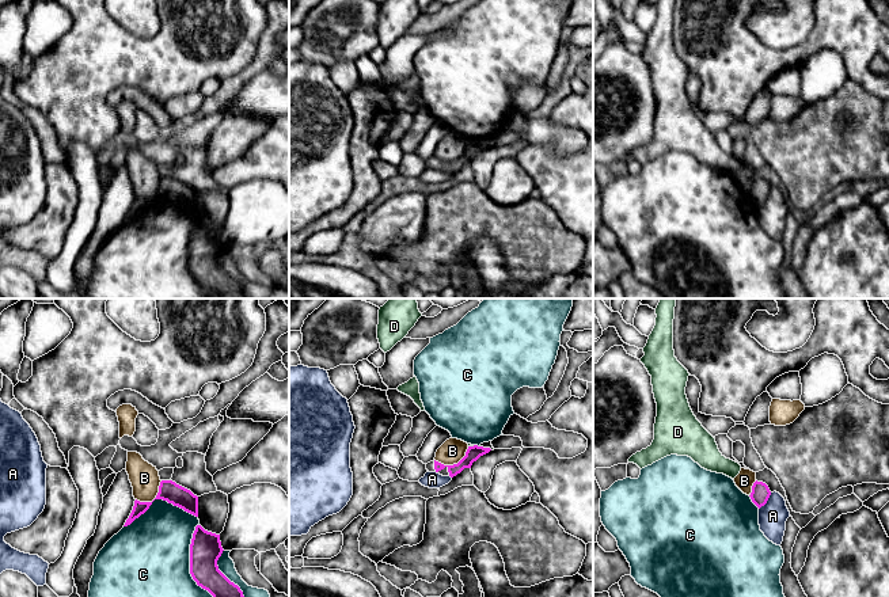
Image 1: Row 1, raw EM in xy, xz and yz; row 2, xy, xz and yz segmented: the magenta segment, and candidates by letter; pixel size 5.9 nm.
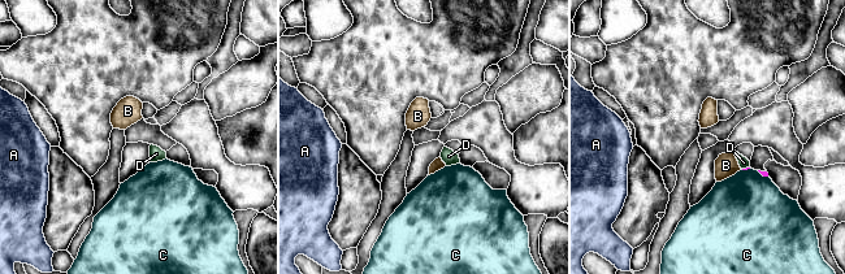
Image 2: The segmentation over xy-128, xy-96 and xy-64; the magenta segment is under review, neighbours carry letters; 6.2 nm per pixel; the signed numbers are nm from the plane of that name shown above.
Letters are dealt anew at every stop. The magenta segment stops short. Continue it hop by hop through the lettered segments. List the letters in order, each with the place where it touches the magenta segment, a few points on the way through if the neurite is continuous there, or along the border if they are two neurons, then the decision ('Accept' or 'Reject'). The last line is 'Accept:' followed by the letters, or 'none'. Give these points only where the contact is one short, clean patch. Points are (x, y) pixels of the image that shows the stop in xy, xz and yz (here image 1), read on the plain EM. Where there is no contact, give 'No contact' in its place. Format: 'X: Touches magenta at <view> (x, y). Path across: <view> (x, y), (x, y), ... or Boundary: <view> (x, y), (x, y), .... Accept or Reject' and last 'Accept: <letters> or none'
A: Touches magenta at yz (767, 196). Boundary: yz (771, 189), (759, 205). Reject
B: Touches magenta at xz (454, 160). Boundary: xz (468, 143), (456, 159), (441, 160), (434, 156). Reject
C: Touches magenta at xy (190, 261). Reject
D: Touches magenta at xz (471, 143). Boundary: xz (474, 141), (468, 143). Reject
Accept: none

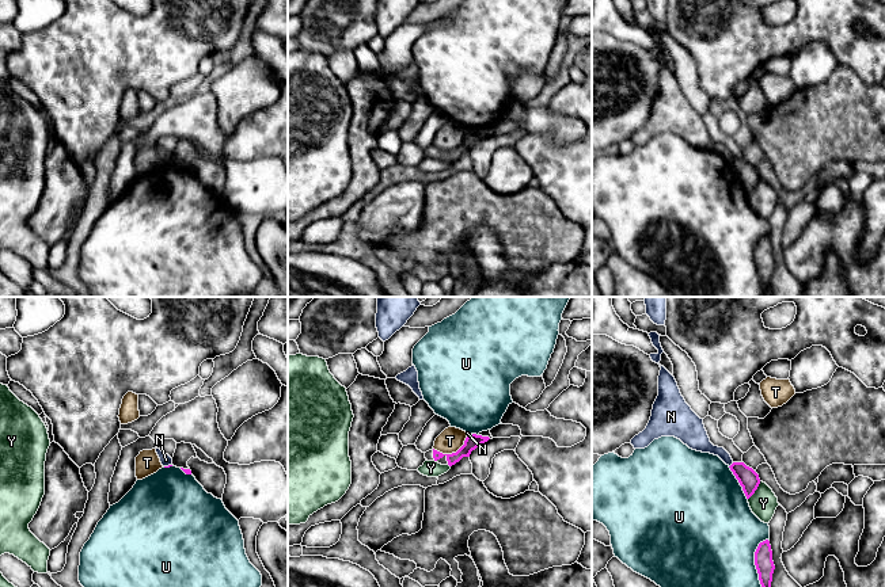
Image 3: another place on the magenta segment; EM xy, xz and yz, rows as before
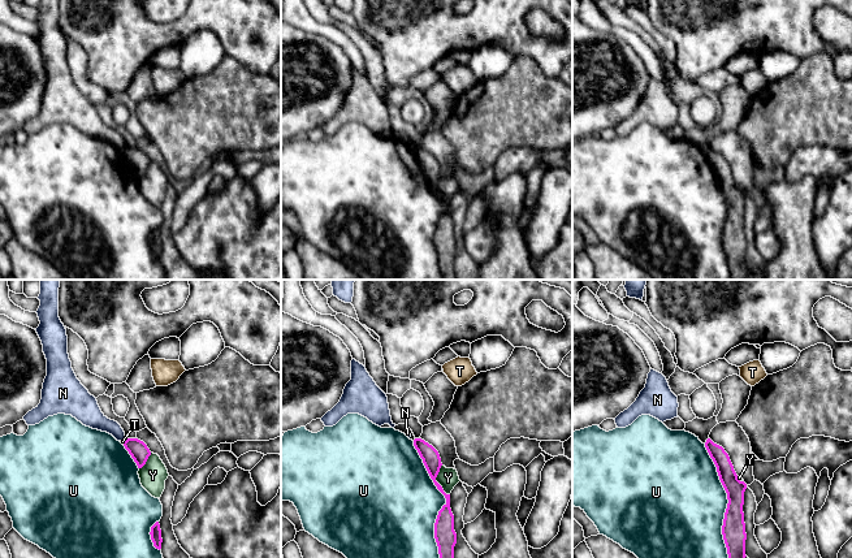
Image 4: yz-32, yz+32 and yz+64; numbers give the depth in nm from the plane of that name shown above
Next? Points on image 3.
N: Touches magenta at yz (730, 162). Boundary: yz (733, 159), (729, 163). Reject
T: Touches magenta at xz (452, 149). Boundary: xz (467, 132), (455, 148), (440, 149), (433, 145). Reject
U: Touches magenta at yz (756, 265). Reject
Y: Touches magenta at yz (755, 186). Boundary: yz (760, 178), (748, 195). Reject
Accept: none

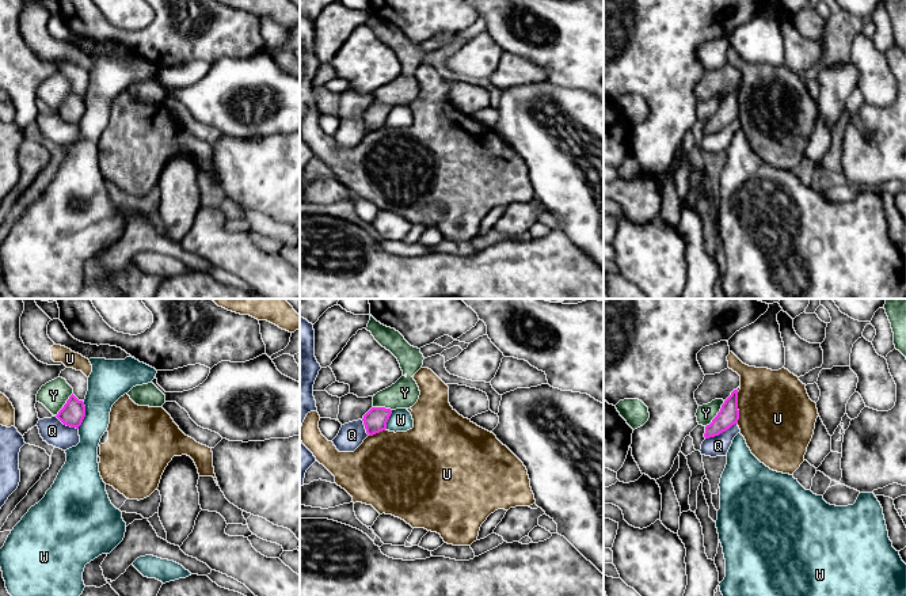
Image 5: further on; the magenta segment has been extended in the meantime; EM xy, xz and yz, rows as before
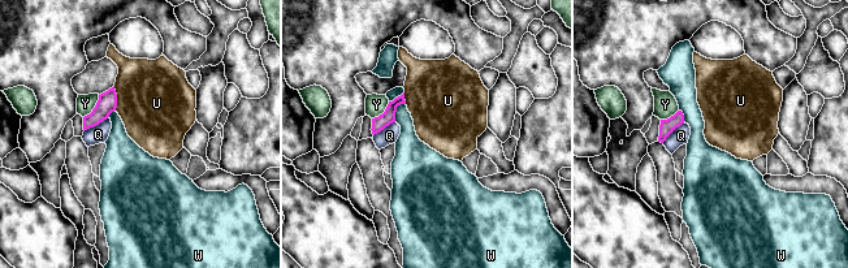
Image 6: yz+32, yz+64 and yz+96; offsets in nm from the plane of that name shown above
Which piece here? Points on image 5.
Q: Touches magenta at yz (720, 128). Reject
U: Touches magenta at yz (737, 103). Reject
W: Touches magenta at xy (84, 112). Boundary: xy (84, 98), (84, 114), (77, 124). Reject
Y: Touches magenta at yz (718, 110). Reject
Accept: none

